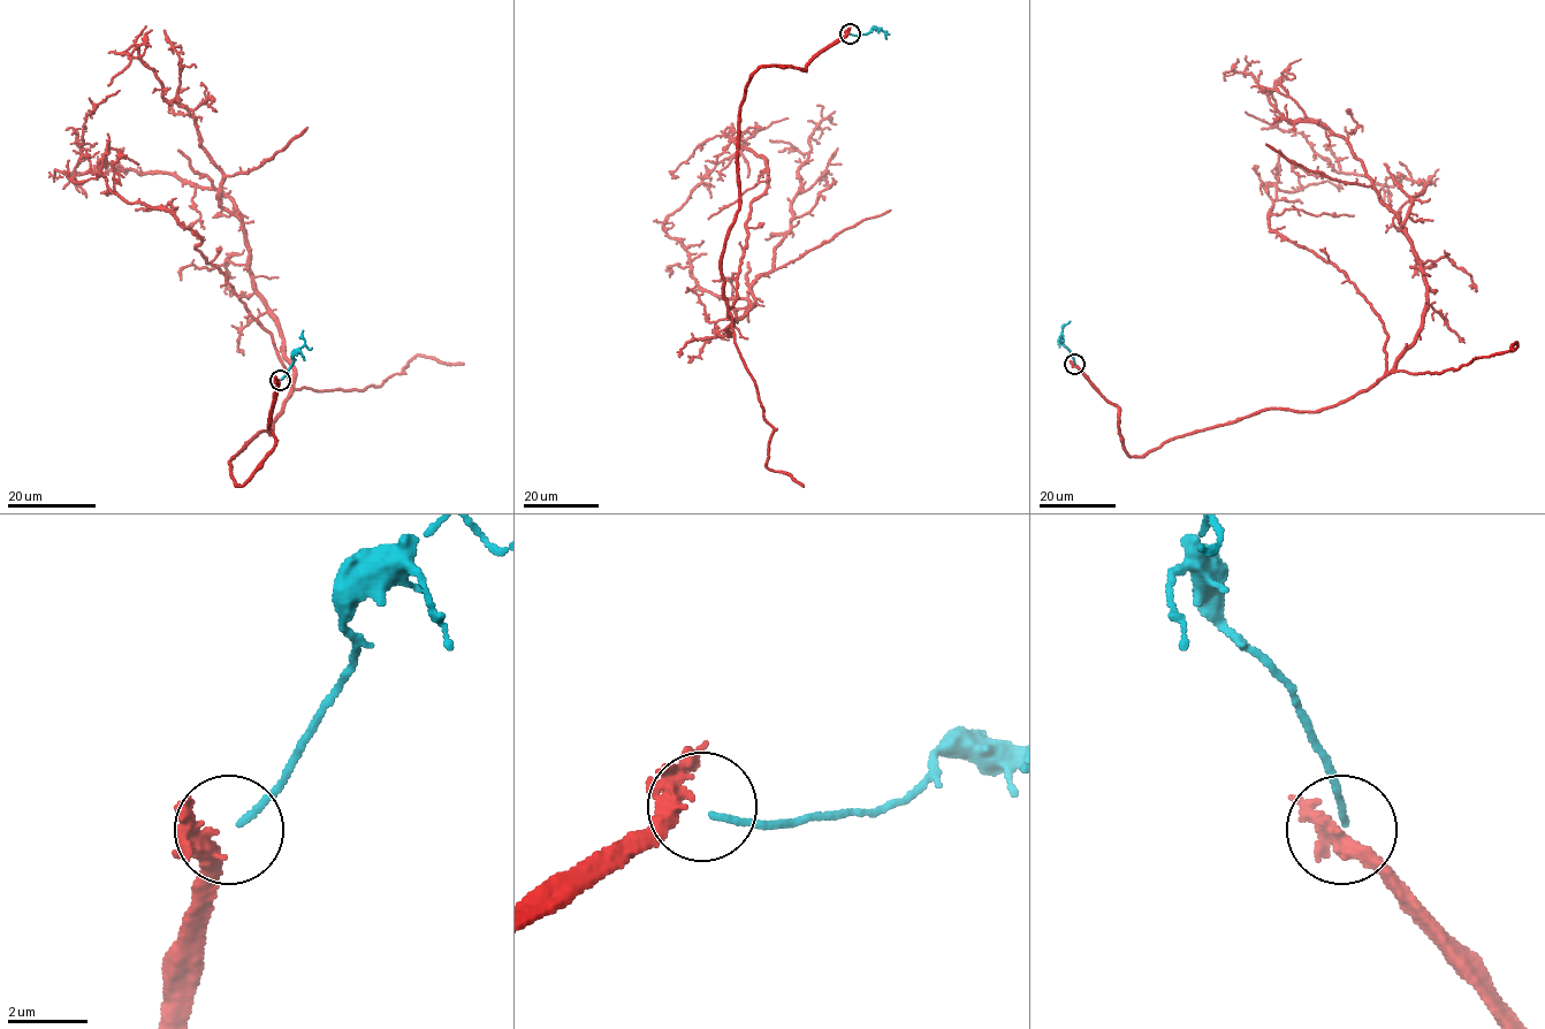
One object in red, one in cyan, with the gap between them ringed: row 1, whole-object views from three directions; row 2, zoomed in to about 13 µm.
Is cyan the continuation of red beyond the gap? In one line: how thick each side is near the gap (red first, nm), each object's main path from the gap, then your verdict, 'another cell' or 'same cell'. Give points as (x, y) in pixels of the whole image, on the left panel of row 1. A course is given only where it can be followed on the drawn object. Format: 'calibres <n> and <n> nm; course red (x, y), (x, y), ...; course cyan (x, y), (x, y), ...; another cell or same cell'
calibres 240 and 150 nm; course red (279, 380), (275, 447), (237, 486), (295, 373), (228, 197), (69, 176), (120, 90); course cyan (281, 379), (304, 345), (303, 330); same cell

